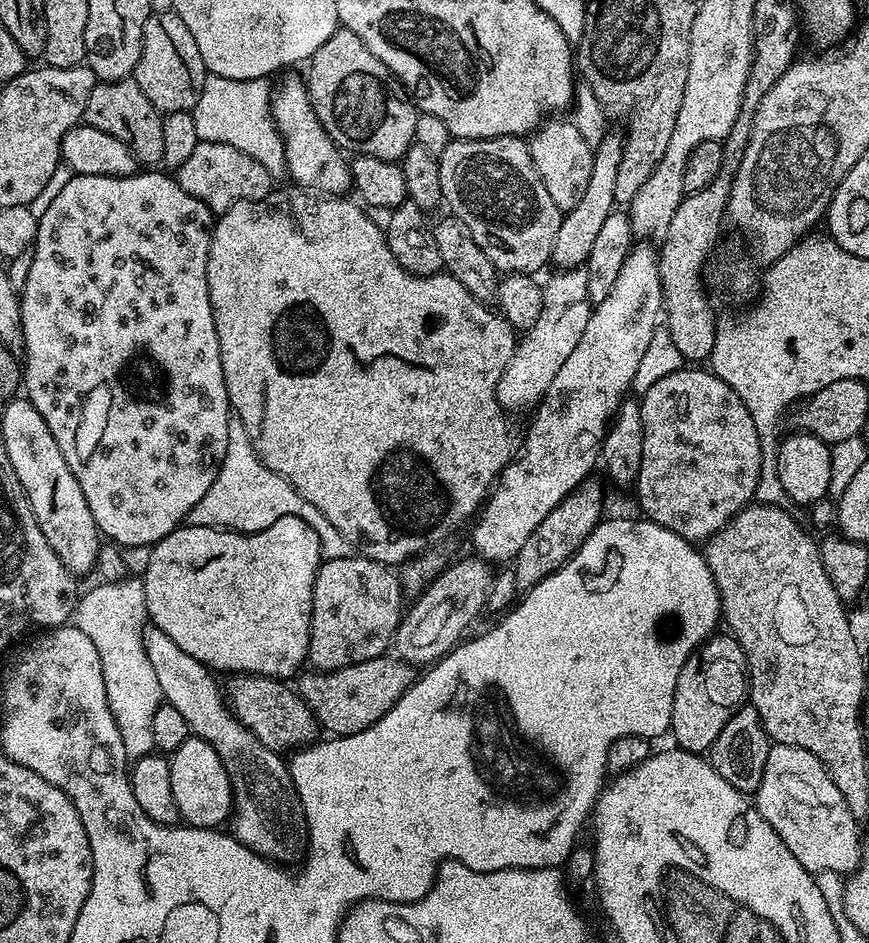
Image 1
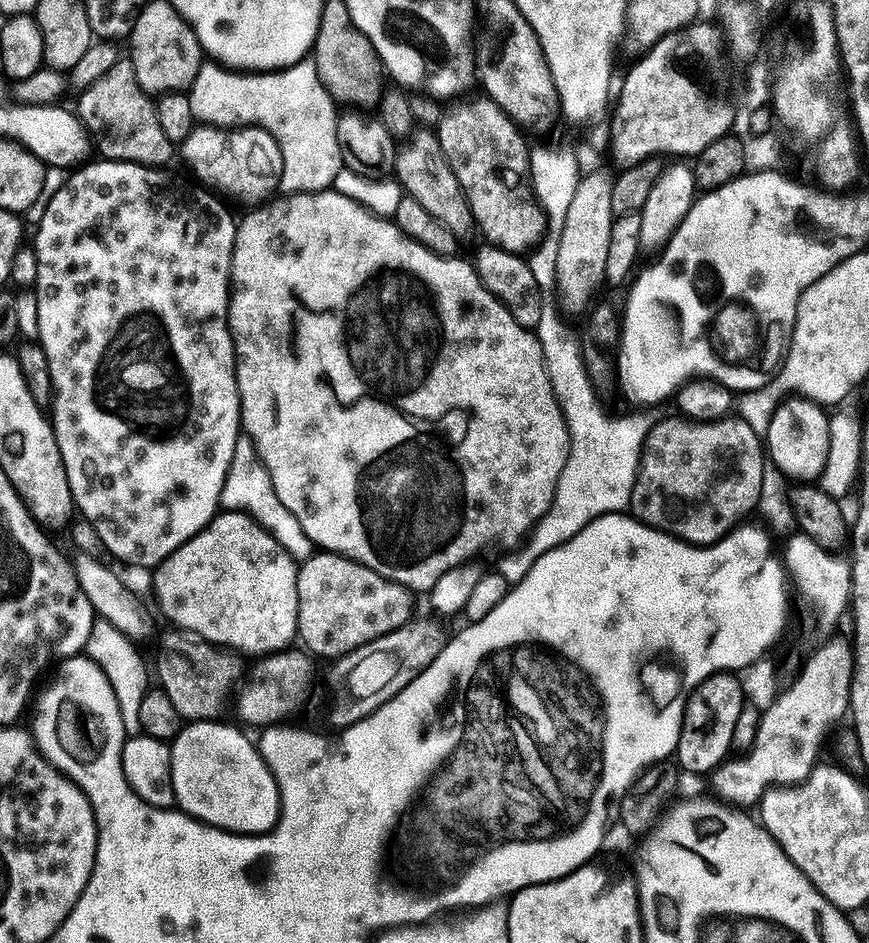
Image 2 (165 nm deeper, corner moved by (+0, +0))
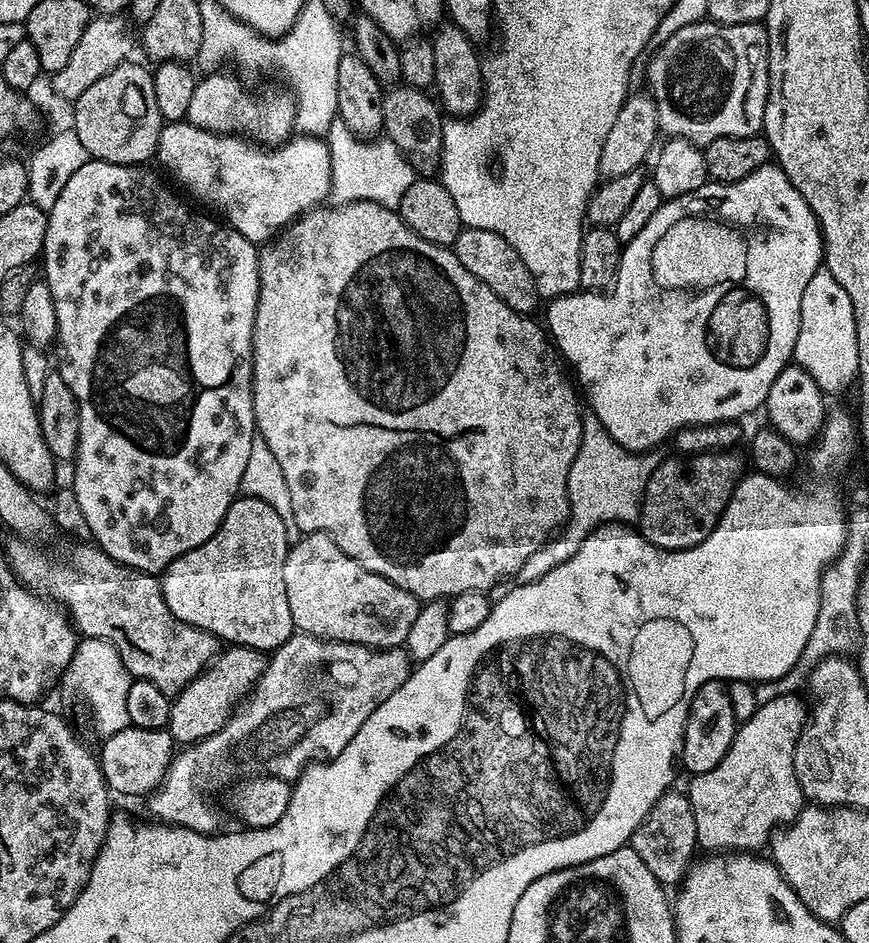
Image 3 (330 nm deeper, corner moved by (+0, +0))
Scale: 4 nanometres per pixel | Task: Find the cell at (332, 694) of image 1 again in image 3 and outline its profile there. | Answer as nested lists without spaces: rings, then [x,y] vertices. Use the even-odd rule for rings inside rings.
[[[228,646],[172,700],[167,731],[177,745],[187,746],[215,734],[236,711],[236,705],[255,688],[266,656],[259,648]]]

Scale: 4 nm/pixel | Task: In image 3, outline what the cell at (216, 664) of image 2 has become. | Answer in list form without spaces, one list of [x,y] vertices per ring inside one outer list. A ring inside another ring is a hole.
[[[12,539],[6,555],[16,579],[66,610],[81,637],[111,642],[133,678],[154,682],[158,690],[175,698],[220,655],[218,637],[182,622],[166,606],[160,581],[153,573],[119,564],[92,542],[76,544],[65,556],[56,557],[43,552],[36,542]]]

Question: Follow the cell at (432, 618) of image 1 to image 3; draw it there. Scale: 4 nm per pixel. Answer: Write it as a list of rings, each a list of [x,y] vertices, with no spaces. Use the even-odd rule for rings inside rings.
[[[293,634],[281,648],[271,653],[255,688],[236,705],[236,711],[228,717],[228,721],[212,736],[181,747],[173,755],[164,781],[147,797],[148,812],[152,815],[149,817],[195,832],[215,833],[219,829],[216,827],[220,824],[220,812],[212,801],[212,795],[219,788],[227,789],[235,785],[245,774],[249,777],[267,774],[279,780],[295,782],[309,764],[333,760],[346,750],[350,738],[358,734],[362,722],[366,722],[366,718],[370,718],[370,714],[374,714],[374,710],[378,710],[378,706],[382,706],[382,702],[386,702],[386,698],[402,686],[402,682],[406,682],[409,671],[410,657],[403,647],[368,648],[364,644],[343,644],[337,640]],[[316,707],[328,707],[328,712],[321,716],[308,716],[308,708]],[[288,724],[294,731],[300,732],[300,736],[288,740]]]

